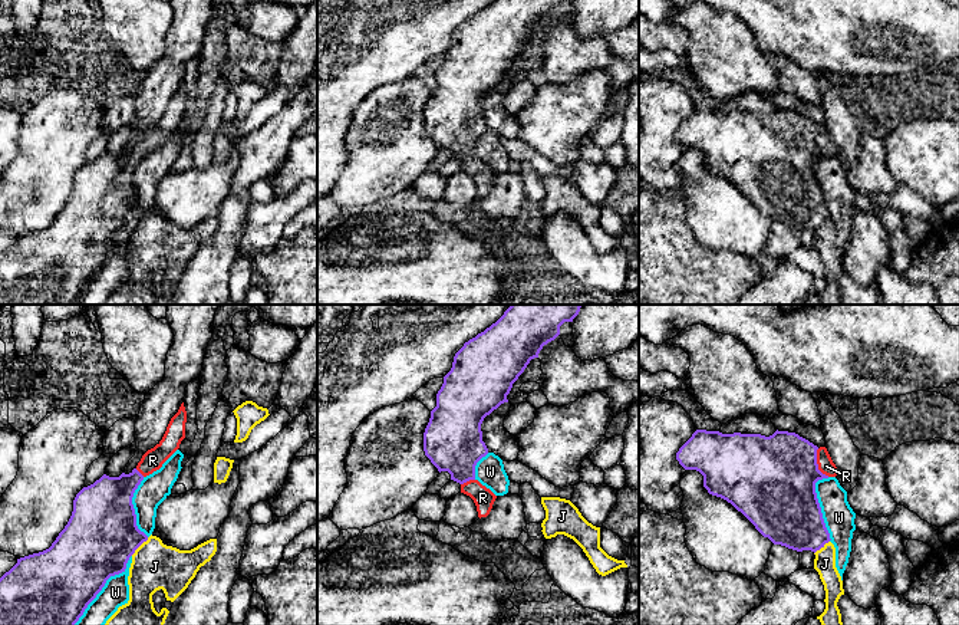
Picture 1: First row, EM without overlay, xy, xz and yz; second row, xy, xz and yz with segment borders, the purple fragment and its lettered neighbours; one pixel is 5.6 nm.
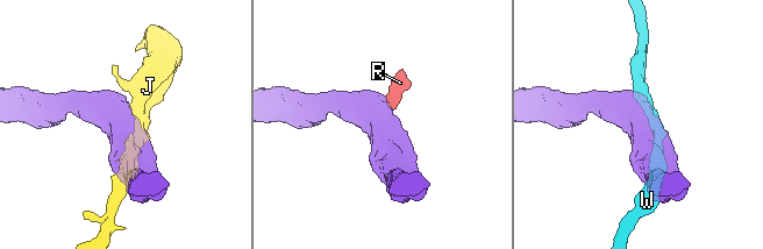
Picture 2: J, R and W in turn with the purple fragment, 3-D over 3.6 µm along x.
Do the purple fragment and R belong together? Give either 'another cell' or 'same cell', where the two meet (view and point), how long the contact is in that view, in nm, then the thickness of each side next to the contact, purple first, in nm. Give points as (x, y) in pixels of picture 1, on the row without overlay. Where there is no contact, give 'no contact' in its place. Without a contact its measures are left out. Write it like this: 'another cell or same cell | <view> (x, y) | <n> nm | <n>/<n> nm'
same cell | yz (817, 142) | 170 nm | 460/90 nm

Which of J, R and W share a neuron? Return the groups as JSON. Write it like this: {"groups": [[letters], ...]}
{"groups": [["J"], ["R"], ["W"]]}

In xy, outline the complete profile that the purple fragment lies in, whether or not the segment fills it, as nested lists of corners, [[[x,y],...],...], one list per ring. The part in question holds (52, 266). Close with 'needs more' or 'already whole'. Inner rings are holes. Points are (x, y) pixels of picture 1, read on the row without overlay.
[[[184,80],[171,96],[162,118],[138,144],[119,155],[103,152],[83,165],[73,178],[72,194],[52,224],[17,237],[0,256],[0,305],[75,305],[111,254],[125,250],[129,236],[148,218],[136,204],[132,175],[141,159],[159,148],[185,116]]]; needs more

